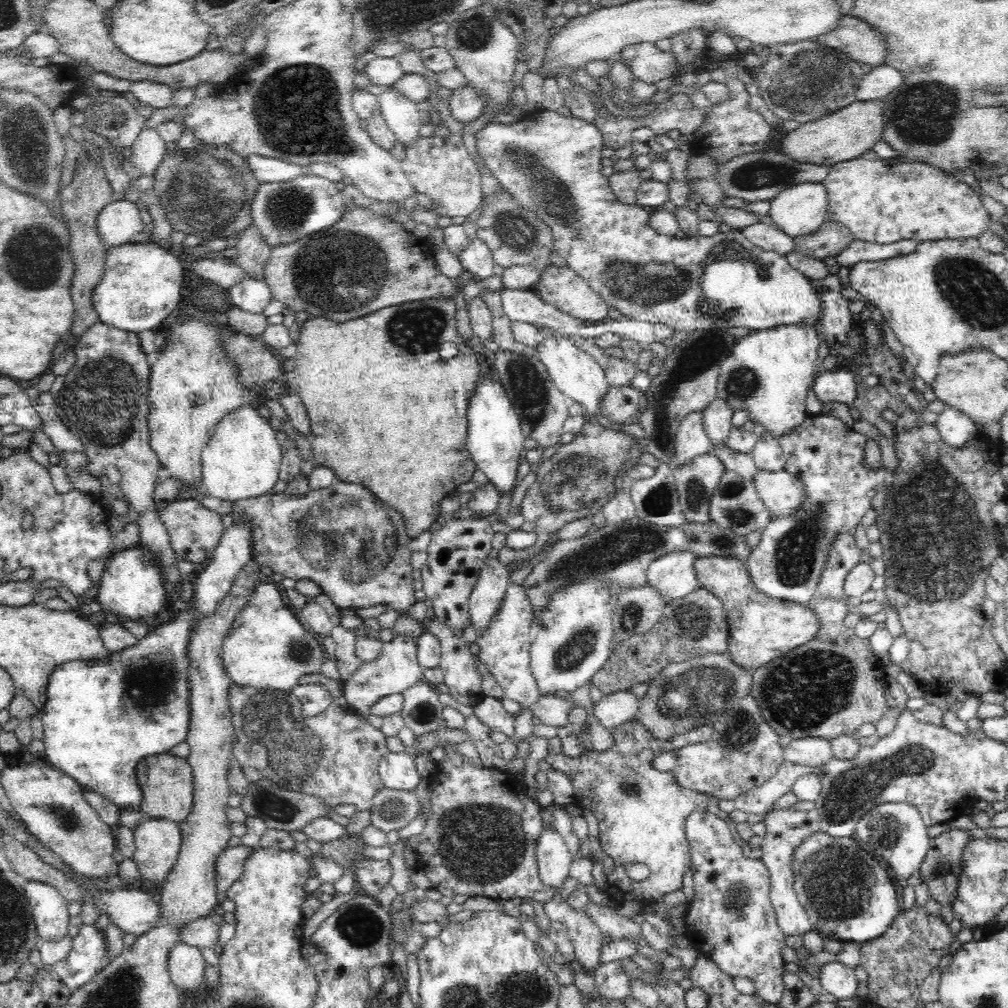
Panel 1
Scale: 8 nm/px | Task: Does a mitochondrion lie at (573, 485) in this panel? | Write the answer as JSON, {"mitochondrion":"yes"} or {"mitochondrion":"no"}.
{"mitochondrion":"yes"}

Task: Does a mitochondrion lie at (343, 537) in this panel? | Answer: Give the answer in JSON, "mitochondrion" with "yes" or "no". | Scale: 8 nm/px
{"mitochondrion":"yes"}

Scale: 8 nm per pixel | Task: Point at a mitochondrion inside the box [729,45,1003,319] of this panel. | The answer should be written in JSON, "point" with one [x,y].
{"point":[918,105]}

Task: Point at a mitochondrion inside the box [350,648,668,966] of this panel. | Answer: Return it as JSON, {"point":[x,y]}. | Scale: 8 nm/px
{"point":[480,844]}

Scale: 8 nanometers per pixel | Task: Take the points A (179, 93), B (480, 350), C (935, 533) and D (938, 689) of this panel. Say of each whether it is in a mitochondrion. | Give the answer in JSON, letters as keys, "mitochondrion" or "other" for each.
{"A":"other","B":"other","C":"mitochondrion","D":"other"}

